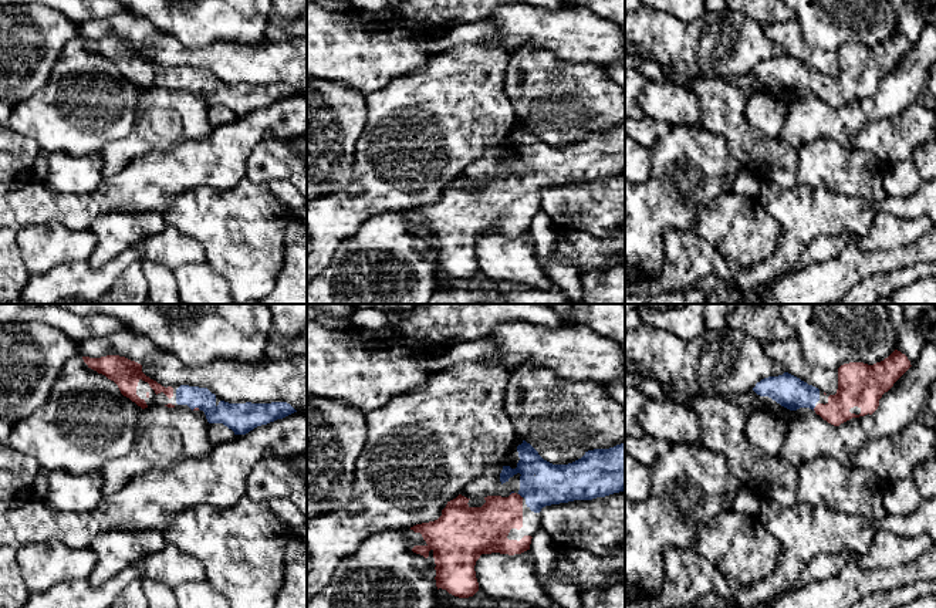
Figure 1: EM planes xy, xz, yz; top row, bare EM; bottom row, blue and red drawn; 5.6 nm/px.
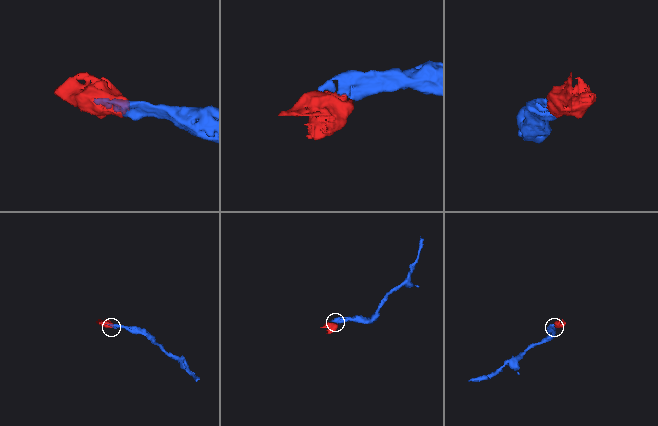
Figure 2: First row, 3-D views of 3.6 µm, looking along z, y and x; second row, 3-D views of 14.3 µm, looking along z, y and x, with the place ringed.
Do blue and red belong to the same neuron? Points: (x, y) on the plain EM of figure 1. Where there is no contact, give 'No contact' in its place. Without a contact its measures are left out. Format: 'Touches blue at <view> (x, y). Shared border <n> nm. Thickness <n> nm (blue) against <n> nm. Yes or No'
Touches blue at xz (520, 176). Shared border 40 nm. Thickness 220 nm (blue) against 240 nm. Yes

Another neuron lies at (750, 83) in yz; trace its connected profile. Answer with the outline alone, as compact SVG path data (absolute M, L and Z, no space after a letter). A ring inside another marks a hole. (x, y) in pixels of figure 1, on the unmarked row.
M746 74L739 77L724 78L727 82L744 89L750 97L756 94L767 92L767 87L760 78L754 74Z

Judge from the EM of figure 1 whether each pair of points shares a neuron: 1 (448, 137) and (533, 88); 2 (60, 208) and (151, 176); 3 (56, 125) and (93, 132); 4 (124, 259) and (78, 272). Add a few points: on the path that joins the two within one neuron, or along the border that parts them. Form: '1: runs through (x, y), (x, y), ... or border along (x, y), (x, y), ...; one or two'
1: border along (504, 68), (504, 91), (517, 117); two
2: runs through (83, 208), (115, 193), (128, 192); one
3: runs through (64, 125), (84, 125); one
4: runs through (112, 270), (107, 274), (90, 274); one

